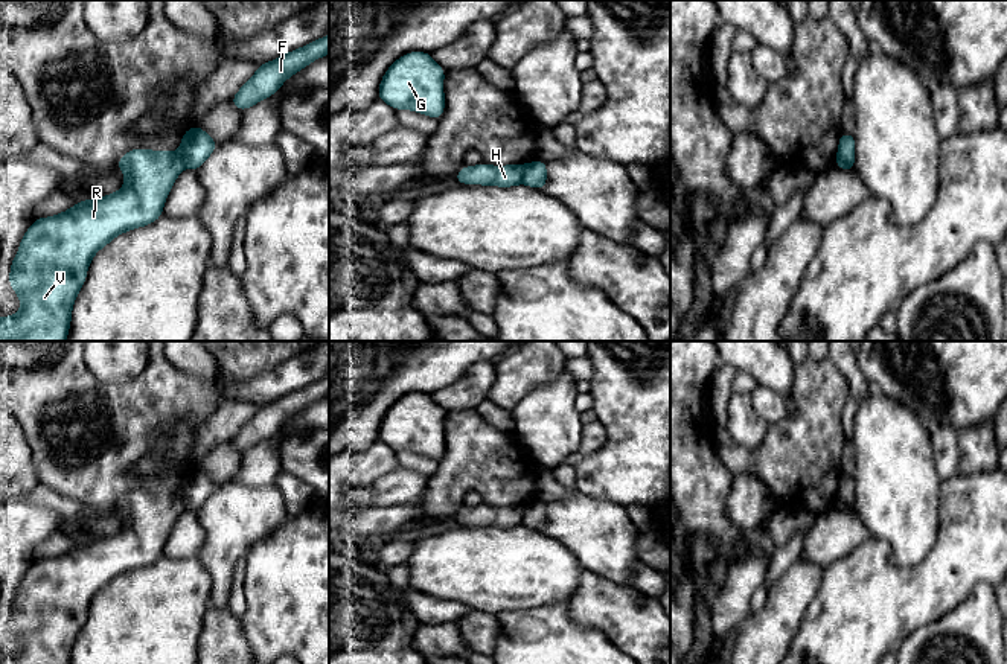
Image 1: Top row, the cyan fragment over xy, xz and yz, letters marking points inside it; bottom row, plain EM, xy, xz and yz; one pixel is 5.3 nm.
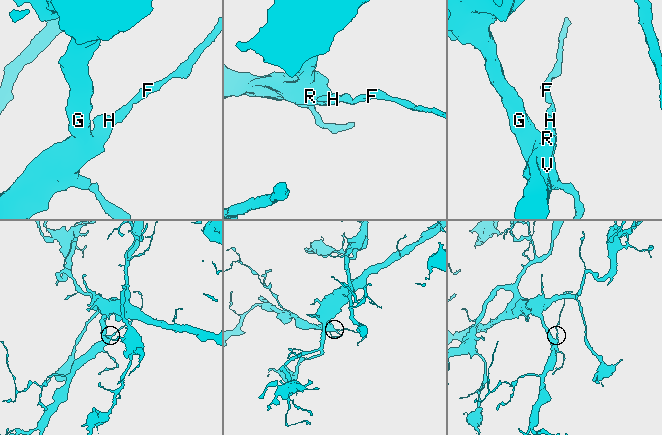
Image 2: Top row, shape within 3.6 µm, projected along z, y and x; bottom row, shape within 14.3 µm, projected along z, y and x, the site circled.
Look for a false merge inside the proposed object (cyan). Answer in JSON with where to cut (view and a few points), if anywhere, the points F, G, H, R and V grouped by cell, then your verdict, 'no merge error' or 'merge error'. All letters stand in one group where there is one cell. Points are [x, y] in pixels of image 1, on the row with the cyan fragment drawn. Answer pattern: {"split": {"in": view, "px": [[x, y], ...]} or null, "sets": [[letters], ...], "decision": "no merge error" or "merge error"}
{"split": {"in": "xz", "px": [[526, 165], [520, 181]]}, "sets": [["F"], ["G", "H", "R", "V"]], "decision": "merge error"}

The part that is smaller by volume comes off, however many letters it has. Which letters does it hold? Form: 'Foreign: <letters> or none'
Foreign: F

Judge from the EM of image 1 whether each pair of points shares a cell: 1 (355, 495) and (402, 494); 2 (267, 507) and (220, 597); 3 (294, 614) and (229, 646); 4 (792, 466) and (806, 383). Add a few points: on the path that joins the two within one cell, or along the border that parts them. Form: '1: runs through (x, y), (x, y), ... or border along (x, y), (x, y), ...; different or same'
1: runs through (367, 495), (390, 494); same
2: runs through (244, 530), (221, 553), (221, 574); same
3: border along (238, 617), (250, 648); different
4: runs through (806, 445), (806, 404); same

